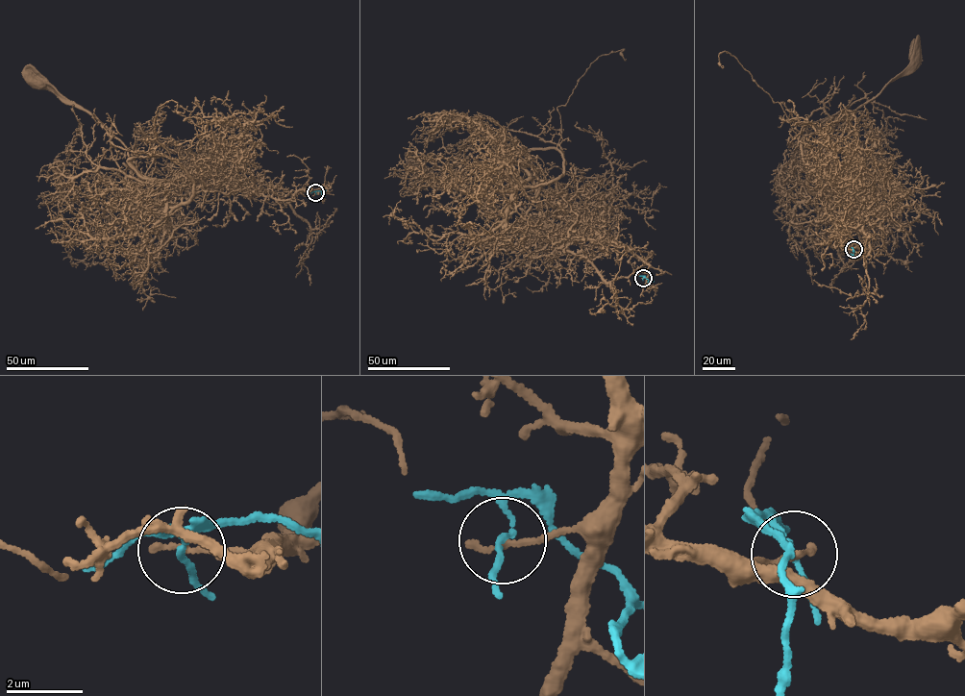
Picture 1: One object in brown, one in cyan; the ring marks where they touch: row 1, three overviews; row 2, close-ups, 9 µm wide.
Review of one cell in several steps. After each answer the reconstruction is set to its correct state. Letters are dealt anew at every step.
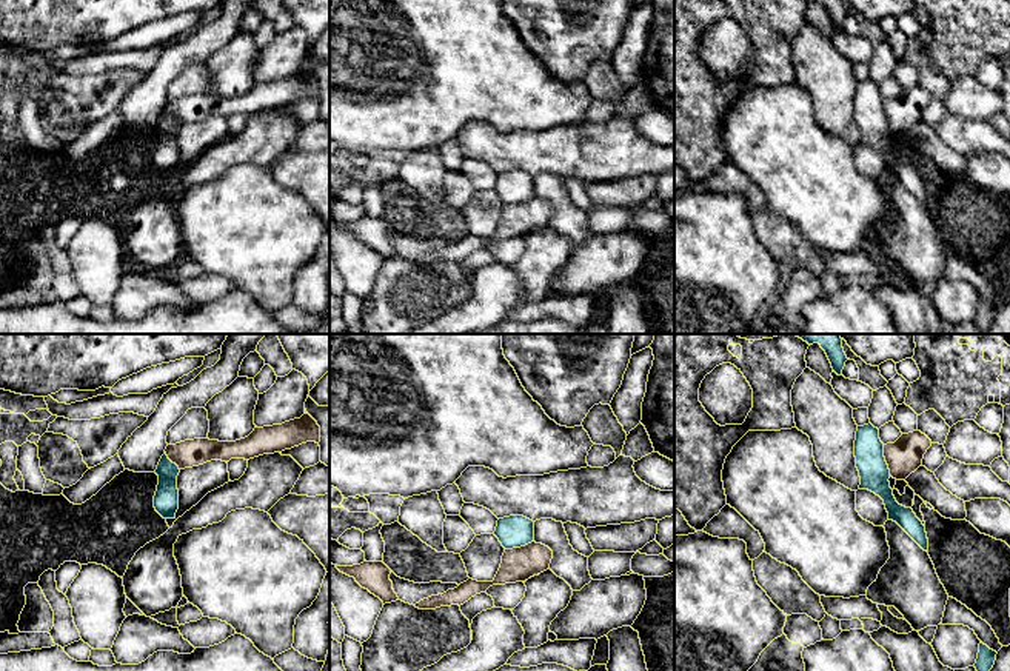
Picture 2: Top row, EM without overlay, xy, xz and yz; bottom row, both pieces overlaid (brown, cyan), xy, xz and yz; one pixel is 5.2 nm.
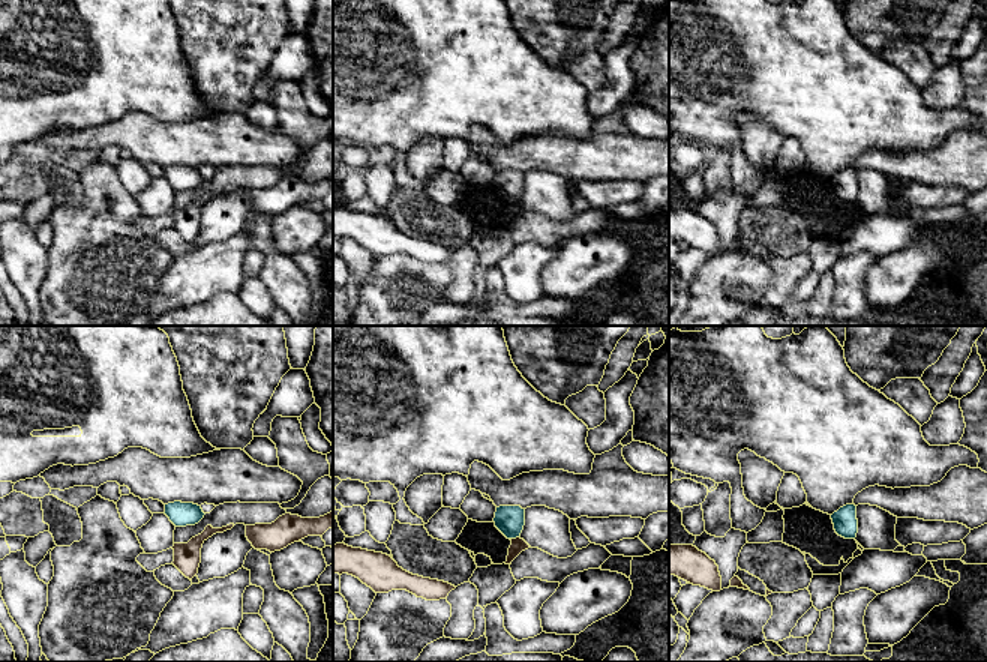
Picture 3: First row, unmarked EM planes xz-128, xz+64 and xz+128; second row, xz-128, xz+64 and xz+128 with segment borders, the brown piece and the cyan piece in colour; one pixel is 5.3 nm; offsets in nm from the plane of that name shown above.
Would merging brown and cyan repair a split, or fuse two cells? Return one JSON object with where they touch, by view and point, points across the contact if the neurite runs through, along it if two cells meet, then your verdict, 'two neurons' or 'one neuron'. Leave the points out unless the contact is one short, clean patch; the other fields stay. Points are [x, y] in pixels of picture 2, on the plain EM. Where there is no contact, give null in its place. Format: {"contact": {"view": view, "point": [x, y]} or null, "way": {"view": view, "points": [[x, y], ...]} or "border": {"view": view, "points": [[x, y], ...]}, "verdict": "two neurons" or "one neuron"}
{"contact": {"view": "yz", "point": [886, 116]}, "border": {"view": "yz", "points": [[882, 100], [882, 110], [890, 130]]}, "verdict": "two neurons"}

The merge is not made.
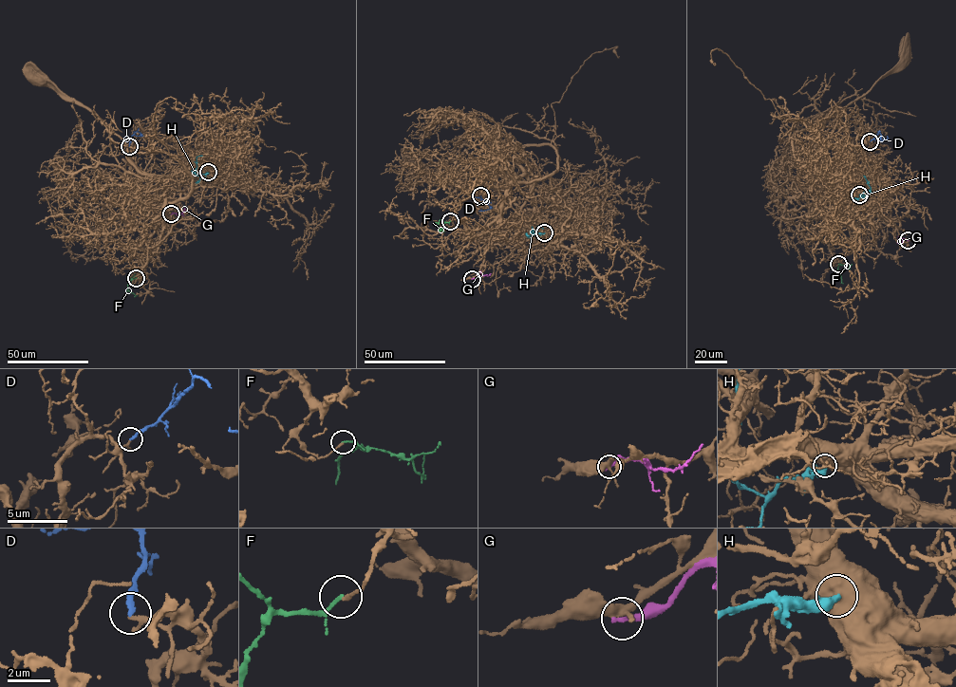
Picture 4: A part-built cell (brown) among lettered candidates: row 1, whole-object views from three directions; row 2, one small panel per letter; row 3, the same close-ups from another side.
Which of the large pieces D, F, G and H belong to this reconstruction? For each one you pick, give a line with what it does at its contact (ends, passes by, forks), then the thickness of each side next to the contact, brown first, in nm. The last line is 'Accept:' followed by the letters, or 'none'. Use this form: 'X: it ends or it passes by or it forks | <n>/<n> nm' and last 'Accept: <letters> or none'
Accept: none

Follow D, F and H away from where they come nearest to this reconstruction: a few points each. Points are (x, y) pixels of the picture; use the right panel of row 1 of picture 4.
D: (870, 141), (879, 133), (882, 140), (887, 136)
F: (838, 264), (841, 264), (837, 270), (843, 283)
H: (859, 194), (864, 196), (870, 192), (865, 176)

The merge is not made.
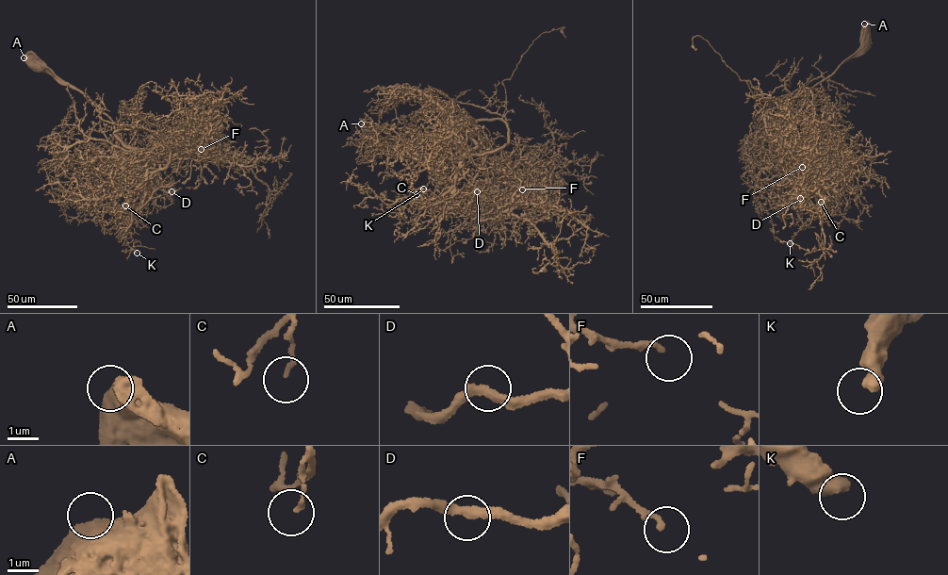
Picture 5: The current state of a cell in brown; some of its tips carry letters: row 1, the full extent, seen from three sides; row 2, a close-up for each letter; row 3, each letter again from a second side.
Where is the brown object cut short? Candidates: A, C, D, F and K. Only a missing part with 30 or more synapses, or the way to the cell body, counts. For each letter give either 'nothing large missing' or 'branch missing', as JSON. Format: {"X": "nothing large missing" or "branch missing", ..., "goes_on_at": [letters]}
{"A": "nothing large missing", "C": "nothing large missing", "D": "nothing large missing", "F": "nothing large missing", "K": "nothing large missing", "goes_on_at": []}

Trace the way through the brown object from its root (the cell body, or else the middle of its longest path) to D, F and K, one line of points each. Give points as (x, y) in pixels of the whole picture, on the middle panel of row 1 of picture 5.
D: (370, 134), (417, 137), (441, 130), (474, 138), (478, 146), (463, 170), (476, 189), (483, 188), (477, 191)
F: (370, 134), (387, 139), (416, 138), (454, 130), (472, 139), (483, 168), (494, 174), (492, 182), (522, 189)
K: (370, 134), (474, 138), (452, 194), (433, 205), (423, 188)

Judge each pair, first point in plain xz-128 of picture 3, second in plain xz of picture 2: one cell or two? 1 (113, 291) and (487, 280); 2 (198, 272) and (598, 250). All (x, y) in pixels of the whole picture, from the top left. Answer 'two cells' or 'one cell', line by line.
1: two cells
2: two cells

